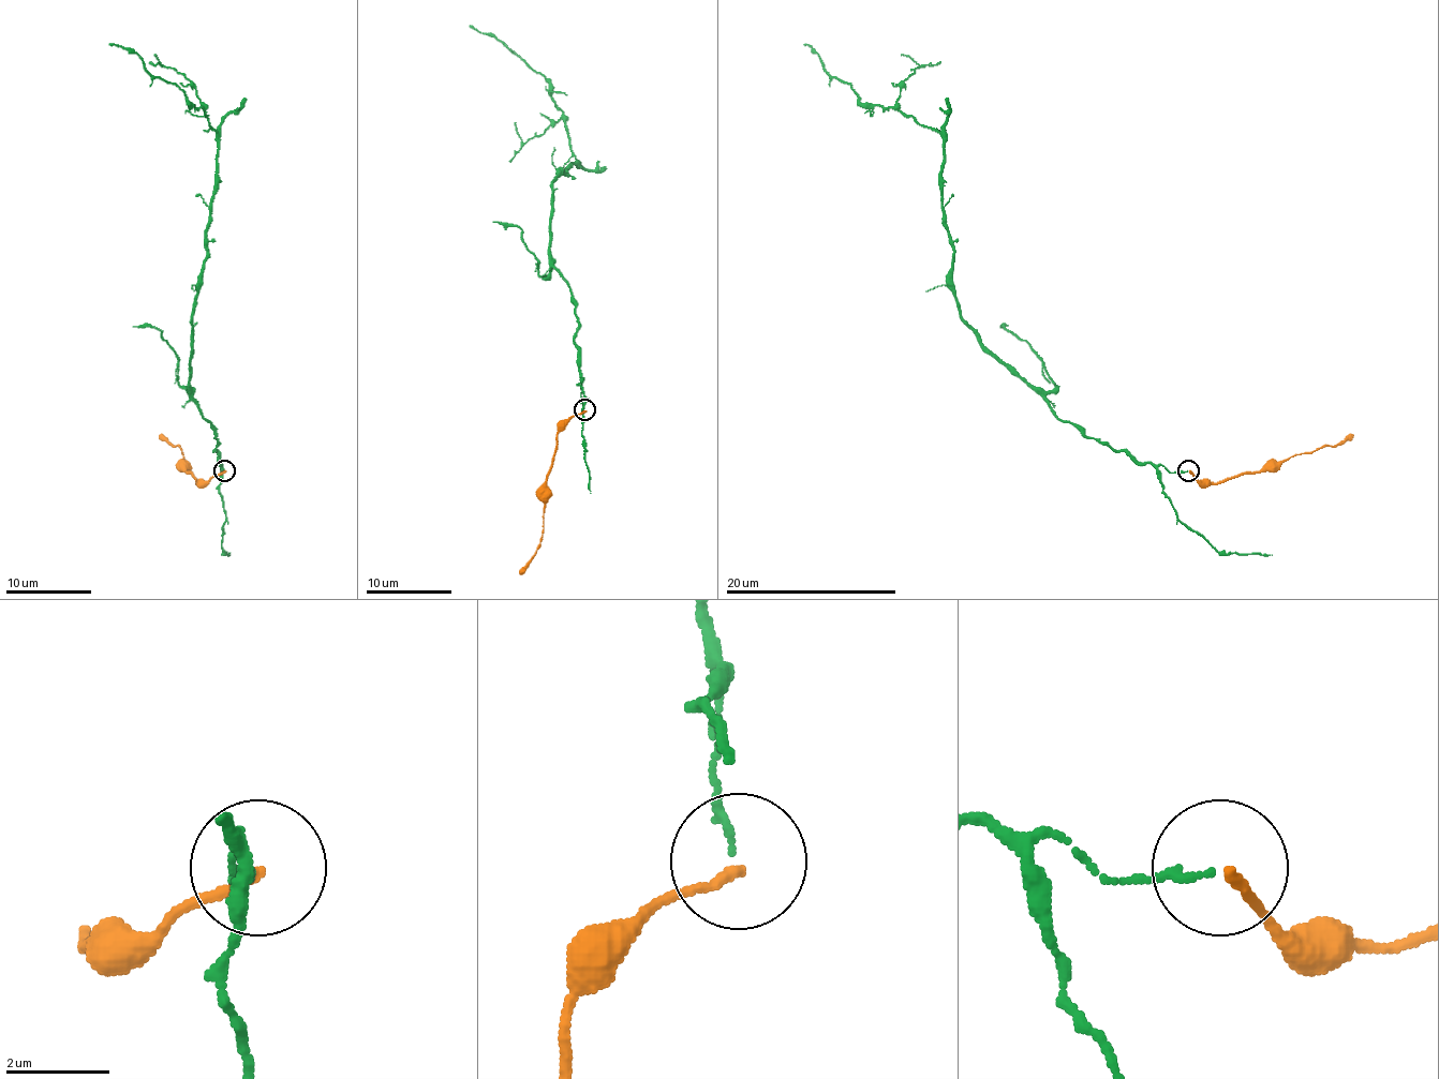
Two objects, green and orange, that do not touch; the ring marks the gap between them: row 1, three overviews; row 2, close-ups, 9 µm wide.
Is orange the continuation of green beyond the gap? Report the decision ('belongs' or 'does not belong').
does not belong

